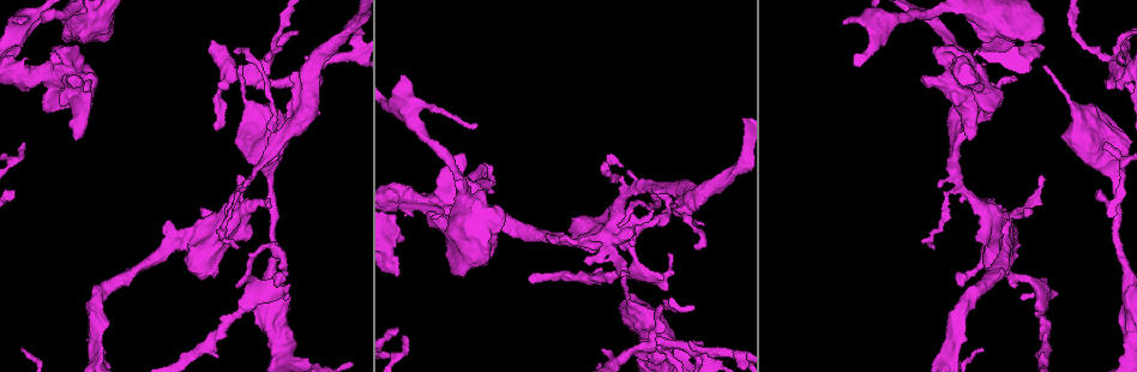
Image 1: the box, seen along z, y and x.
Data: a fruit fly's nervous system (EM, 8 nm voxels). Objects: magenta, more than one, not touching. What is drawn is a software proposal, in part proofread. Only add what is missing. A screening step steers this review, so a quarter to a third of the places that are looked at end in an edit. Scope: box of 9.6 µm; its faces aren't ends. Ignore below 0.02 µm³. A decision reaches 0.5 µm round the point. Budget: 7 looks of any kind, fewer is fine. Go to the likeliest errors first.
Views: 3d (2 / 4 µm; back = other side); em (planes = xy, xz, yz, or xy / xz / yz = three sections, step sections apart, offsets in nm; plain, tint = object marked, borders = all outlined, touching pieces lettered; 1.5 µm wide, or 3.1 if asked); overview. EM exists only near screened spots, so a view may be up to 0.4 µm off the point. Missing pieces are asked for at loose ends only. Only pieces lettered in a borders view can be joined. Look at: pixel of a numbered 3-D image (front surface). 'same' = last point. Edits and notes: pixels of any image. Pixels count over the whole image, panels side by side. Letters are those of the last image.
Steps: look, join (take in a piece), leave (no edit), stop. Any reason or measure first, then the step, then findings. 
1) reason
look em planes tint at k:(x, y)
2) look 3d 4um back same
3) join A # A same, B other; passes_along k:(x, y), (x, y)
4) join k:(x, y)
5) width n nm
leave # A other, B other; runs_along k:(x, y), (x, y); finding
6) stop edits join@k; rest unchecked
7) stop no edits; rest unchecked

stops while still wide
look em xy step 4 borders at 1:(967, 138)

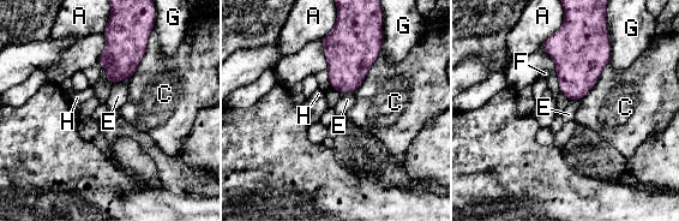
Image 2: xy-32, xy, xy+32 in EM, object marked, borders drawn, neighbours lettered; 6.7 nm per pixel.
another direction
look em planes borders same

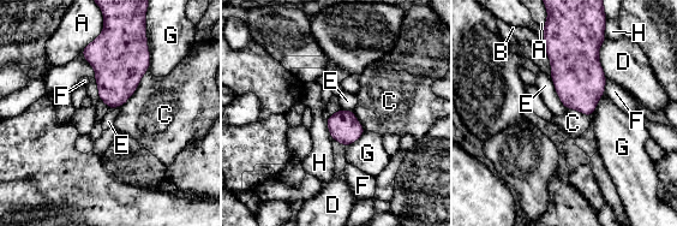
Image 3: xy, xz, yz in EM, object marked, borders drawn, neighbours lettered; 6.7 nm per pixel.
leave # A other, B other, C other, D other, E other, F other, G other, H other; border 3:(550, 76), (559, 101), (567, 108); none of them fits

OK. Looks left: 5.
branch stops here
look em planes plain at 1:(400, 273)

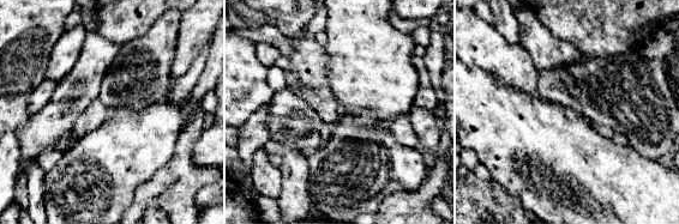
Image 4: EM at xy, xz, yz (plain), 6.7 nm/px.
look em planes tint same

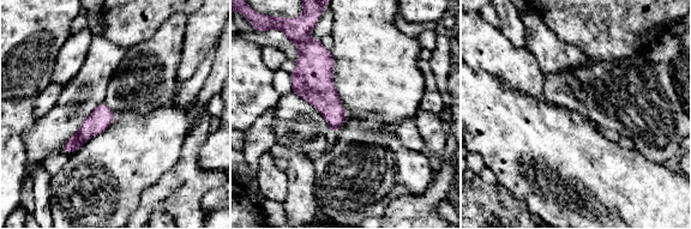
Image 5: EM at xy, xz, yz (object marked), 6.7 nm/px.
see the neighbours
look em planes borders same

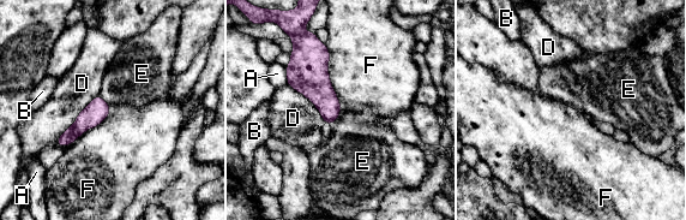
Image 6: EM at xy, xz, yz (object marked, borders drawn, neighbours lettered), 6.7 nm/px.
longest_contact D 460 nm
leave # A other, B other, D other, E other, F other; runs_along 6:(107, 108), (97, 110), (60, 143); none of them fits

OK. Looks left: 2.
thick end
look em planes borders at 1:(80, 81)

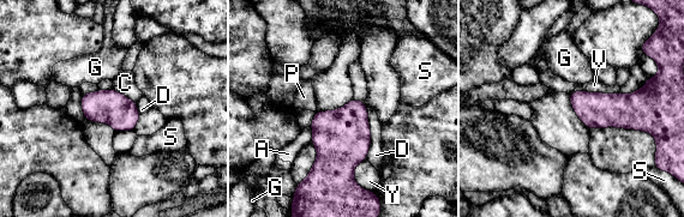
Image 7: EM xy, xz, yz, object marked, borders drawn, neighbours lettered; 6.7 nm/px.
longest_contact D 340 nm
leave # A other, C other, D other, G other, P other, S other, V other, Y other; no lettered piece goes on from it

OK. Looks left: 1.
stop no edits; rest unchecked

